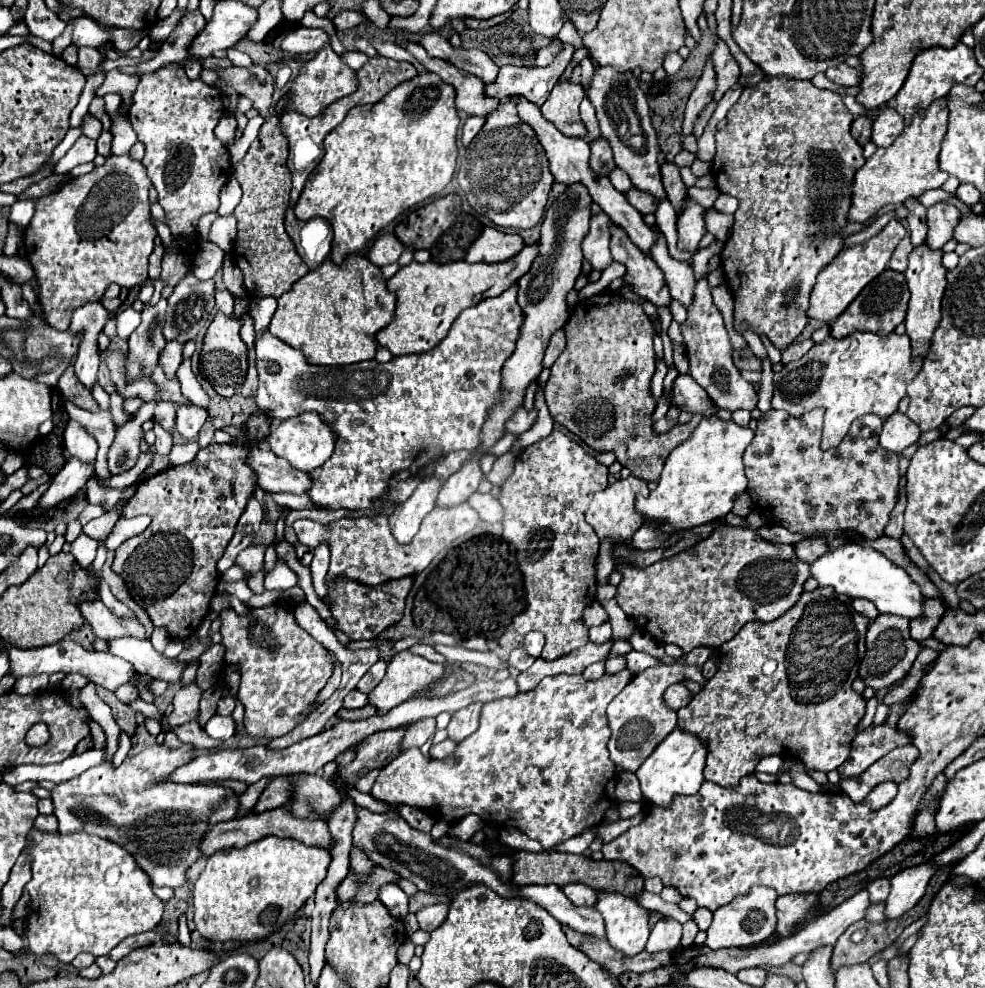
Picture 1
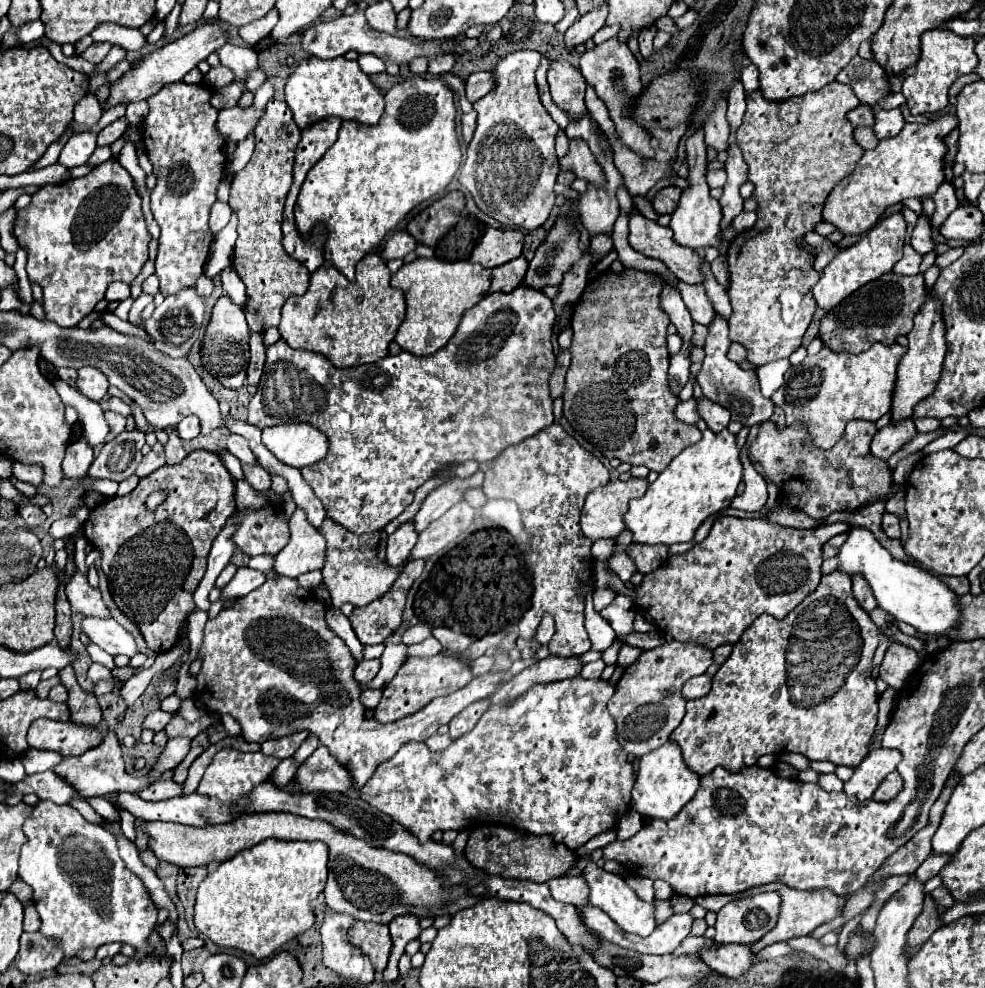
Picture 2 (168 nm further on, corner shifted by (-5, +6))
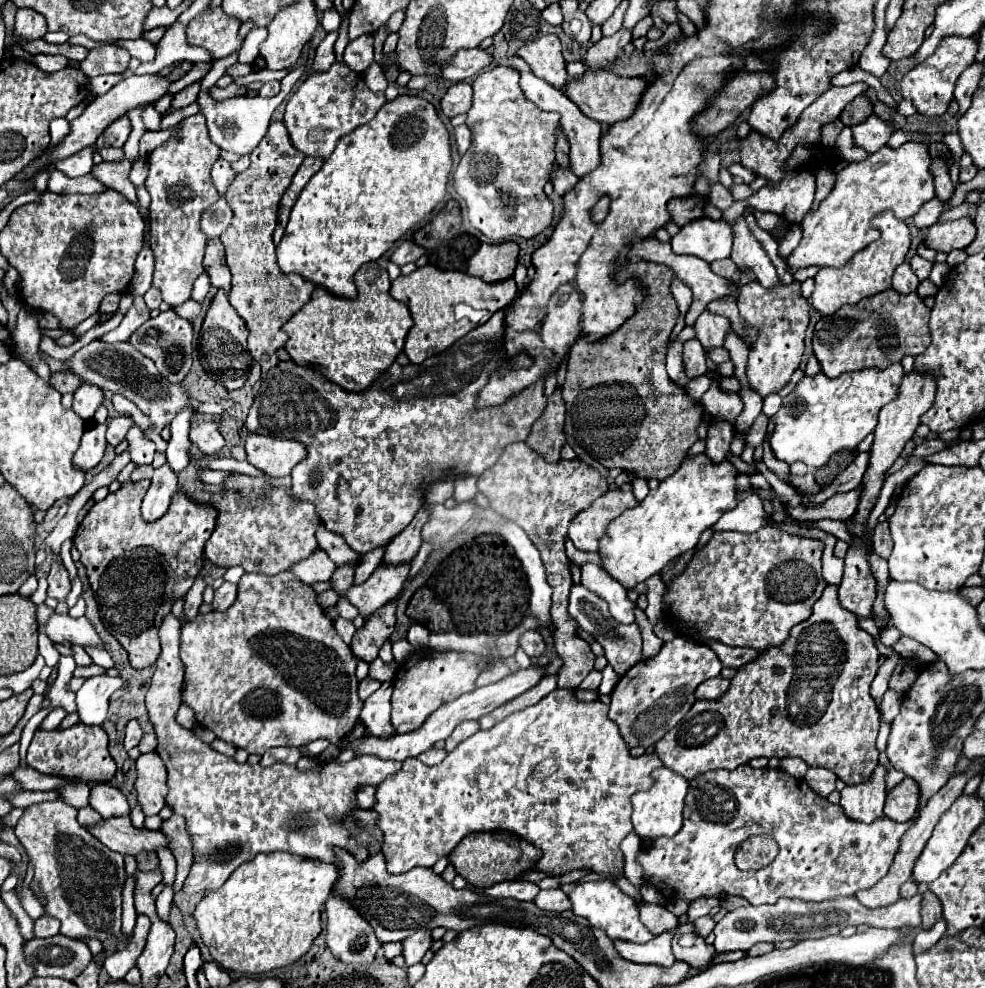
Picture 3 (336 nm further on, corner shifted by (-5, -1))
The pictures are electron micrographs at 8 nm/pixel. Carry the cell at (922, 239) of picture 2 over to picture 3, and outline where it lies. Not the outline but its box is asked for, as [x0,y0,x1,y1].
[909,255,933,281]

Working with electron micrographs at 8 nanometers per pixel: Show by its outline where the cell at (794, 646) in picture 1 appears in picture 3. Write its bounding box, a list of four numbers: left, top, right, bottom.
[655,585,879,785]

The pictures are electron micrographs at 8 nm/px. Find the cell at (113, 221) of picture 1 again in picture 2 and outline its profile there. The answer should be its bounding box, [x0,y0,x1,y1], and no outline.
[13,158,151,328]

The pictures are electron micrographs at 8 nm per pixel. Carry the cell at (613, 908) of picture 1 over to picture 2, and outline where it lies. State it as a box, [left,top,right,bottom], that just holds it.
[583,860,655,936]

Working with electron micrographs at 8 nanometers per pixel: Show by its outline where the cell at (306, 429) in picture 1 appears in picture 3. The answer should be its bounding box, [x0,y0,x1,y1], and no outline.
[245,433,307,477]

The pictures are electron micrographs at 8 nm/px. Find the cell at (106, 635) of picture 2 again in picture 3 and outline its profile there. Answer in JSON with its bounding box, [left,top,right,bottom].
[39,613,105,647]

